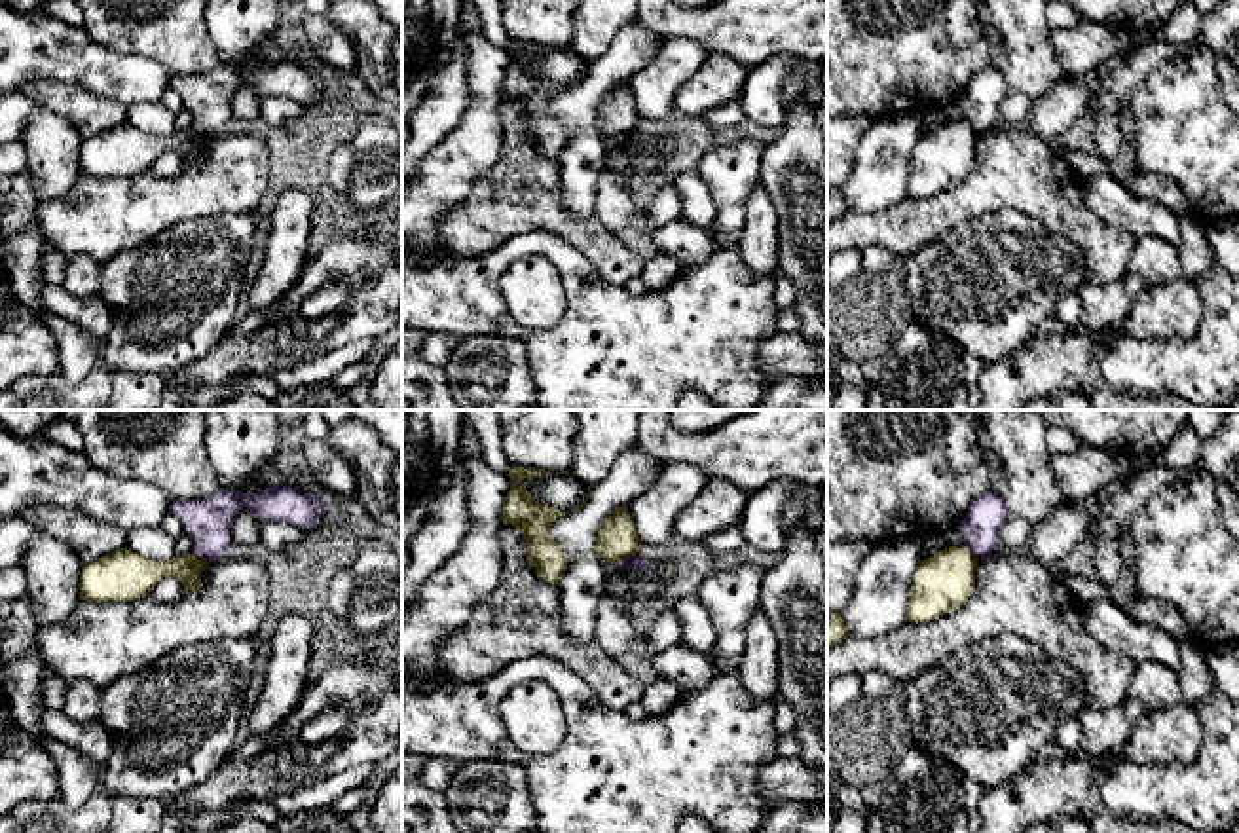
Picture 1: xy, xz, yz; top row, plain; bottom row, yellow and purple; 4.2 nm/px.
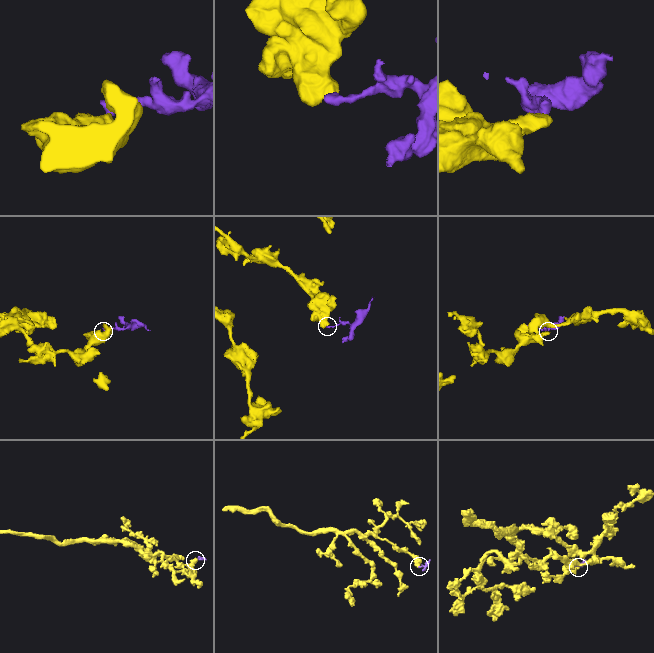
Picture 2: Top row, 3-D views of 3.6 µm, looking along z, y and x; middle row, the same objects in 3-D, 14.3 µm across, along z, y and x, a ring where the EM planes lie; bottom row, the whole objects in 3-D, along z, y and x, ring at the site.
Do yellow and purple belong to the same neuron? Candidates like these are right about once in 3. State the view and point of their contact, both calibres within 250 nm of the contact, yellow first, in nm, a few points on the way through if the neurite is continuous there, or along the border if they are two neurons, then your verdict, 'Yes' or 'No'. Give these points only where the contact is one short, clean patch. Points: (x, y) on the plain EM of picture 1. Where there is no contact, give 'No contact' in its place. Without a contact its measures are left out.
Touches yellow at xz (627, 131). Thickness 170 nm (yellow) against 60 nm. Boundary: xz (636, 128), (617, 139). No

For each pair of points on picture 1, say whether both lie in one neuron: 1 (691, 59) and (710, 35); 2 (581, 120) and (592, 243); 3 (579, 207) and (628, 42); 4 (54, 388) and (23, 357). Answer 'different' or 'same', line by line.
1: different
2: different
3: same
4: different

